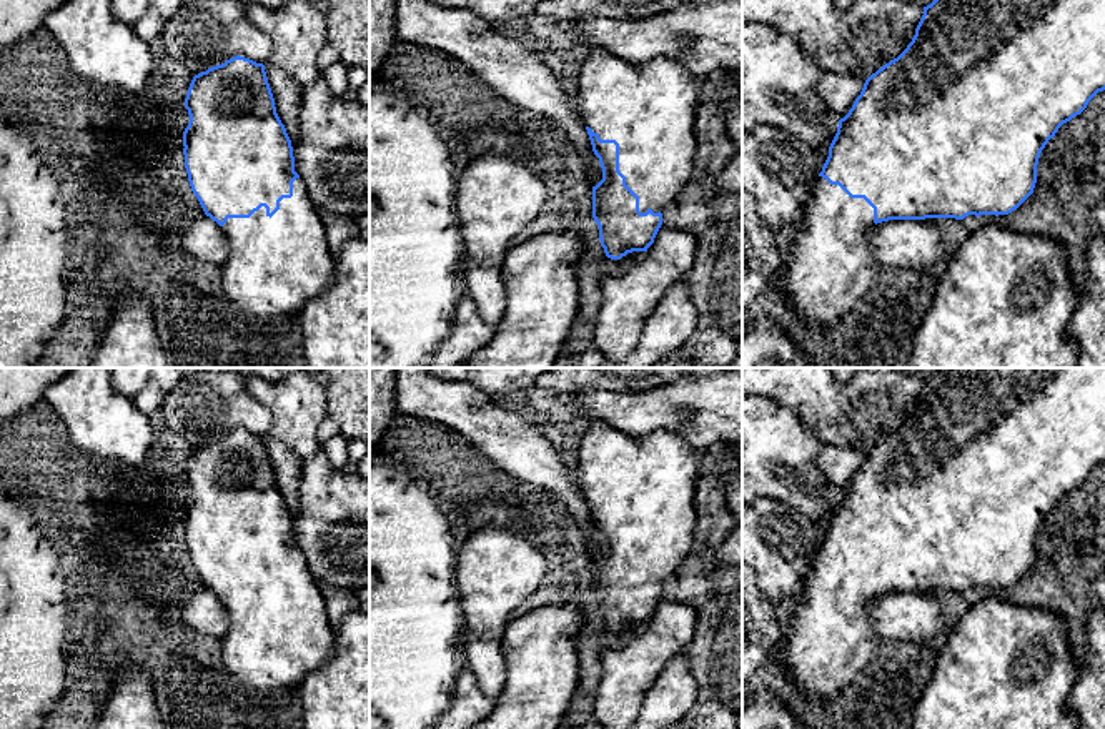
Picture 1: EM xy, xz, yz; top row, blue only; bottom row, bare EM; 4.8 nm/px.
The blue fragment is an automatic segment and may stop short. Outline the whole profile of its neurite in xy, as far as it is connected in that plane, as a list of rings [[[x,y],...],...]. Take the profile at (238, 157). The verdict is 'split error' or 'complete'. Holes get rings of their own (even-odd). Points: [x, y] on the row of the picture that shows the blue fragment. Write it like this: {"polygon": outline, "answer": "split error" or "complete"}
{"polygon": [[[236,55],[195,75],[185,108],[190,115],[183,131],[188,181],[205,215],[221,226],[228,243],[228,256],[218,266],[223,291],[238,306],[240,316],[260,330],[290,330],[300,310],[333,281],[336,258],[330,251],[320,210],[295,171],[291,140],[276,113],[265,65]]], "answer": "split error"}

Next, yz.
{"polygon": [[[934,0],[924,7],[924,15],[907,48],[872,73],[855,98],[849,113],[839,120],[837,133],[829,146],[829,156],[814,181],[812,193],[792,228],[790,260],[774,278],[771,288],[779,293],[787,308],[814,328],[830,328],[855,308],[859,300],[875,285],[879,261],[870,251],[867,233],[874,225],[889,220],[955,218],[969,215],[1008,215],[1032,193],[1037,183],[1037,165],[1042,150],[1058,128],[1080,115],[1088,102],[1105,90],[1105,0]]], "answer": "split error"}

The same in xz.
{"polygon": [[[582,52],[576,97],[602,180],[592,186],[592,218],[611,260],[647,251],[662,225],[662,210],[687,185],[696,155],[696,115],[701,80],[676,62],[637,65],[609,52]]], "answer": "split error"}

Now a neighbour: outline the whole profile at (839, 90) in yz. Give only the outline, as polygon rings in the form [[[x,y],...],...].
[[[849,72],[825,73],[817,92],[824,105],[840,120],[852,108],[864,83],[865,80]]]

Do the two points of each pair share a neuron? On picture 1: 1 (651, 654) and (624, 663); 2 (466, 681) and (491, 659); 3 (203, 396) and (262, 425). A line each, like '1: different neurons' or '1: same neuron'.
1: same neuron
2: different neurons
3: same neuron

